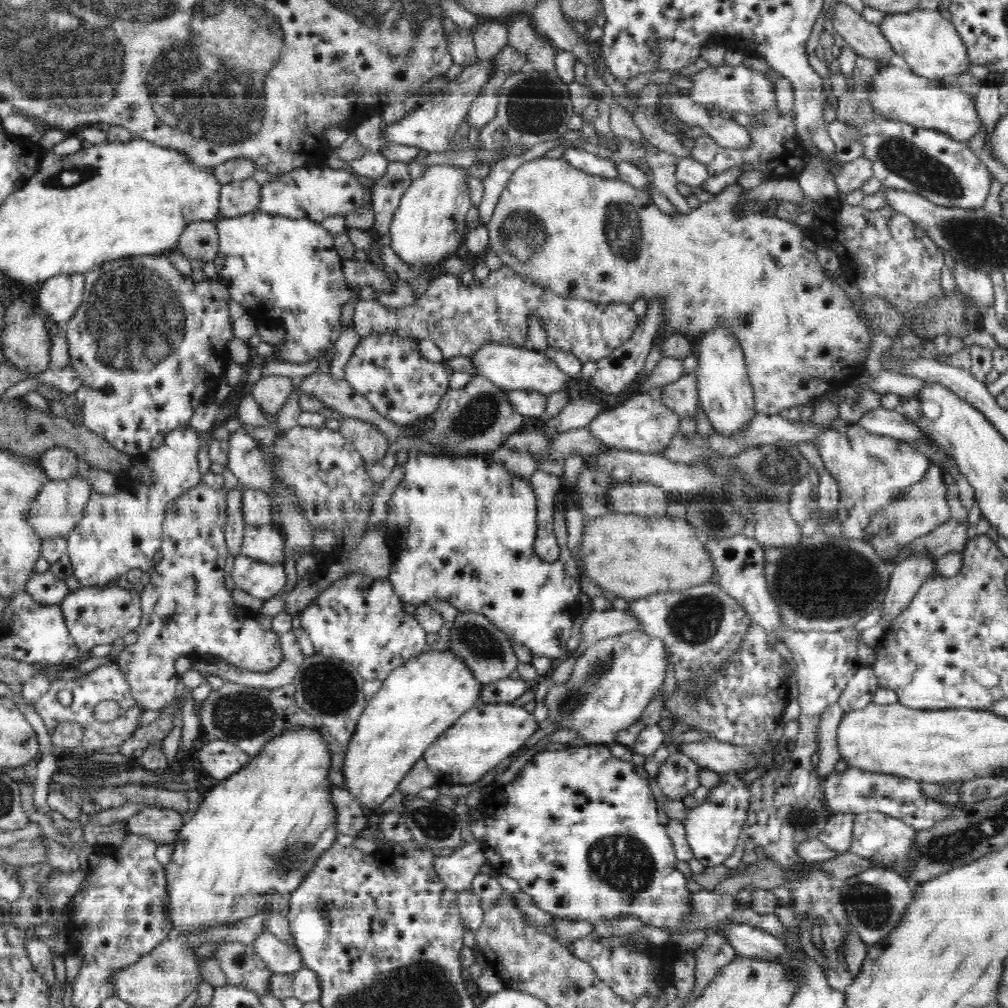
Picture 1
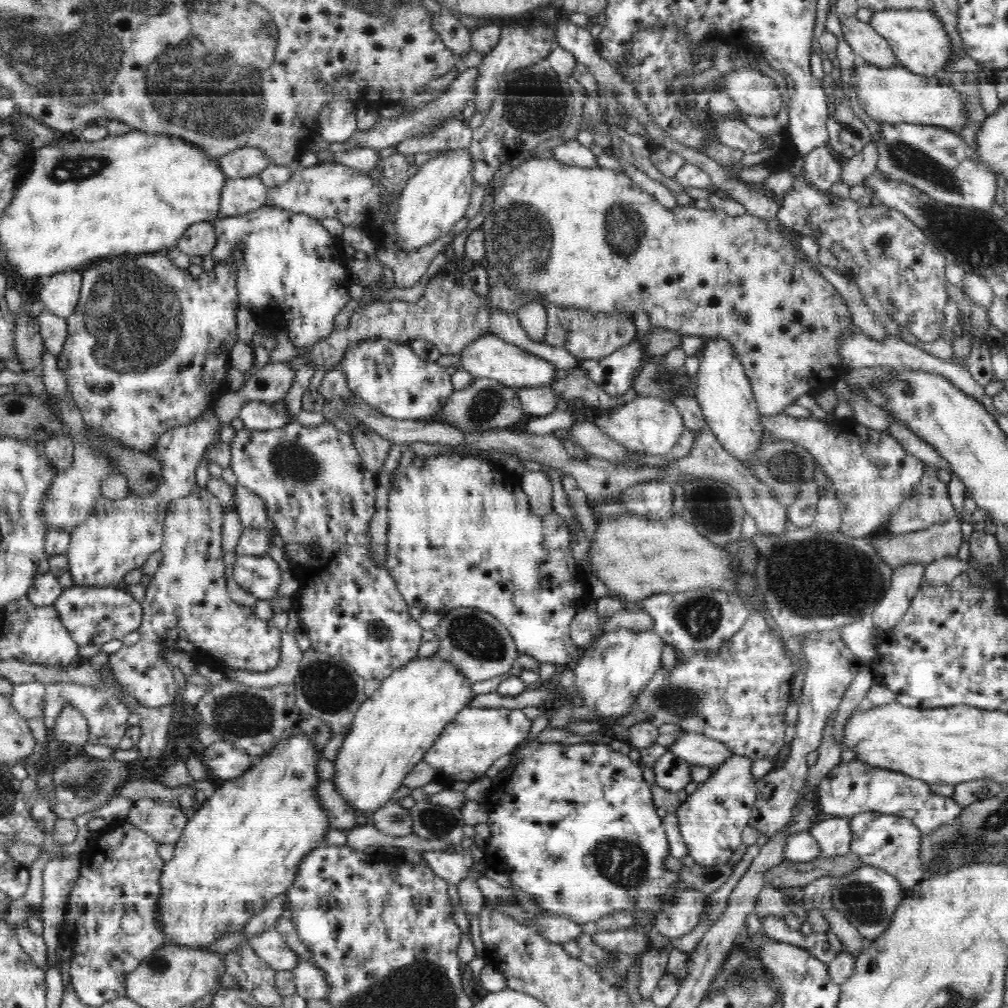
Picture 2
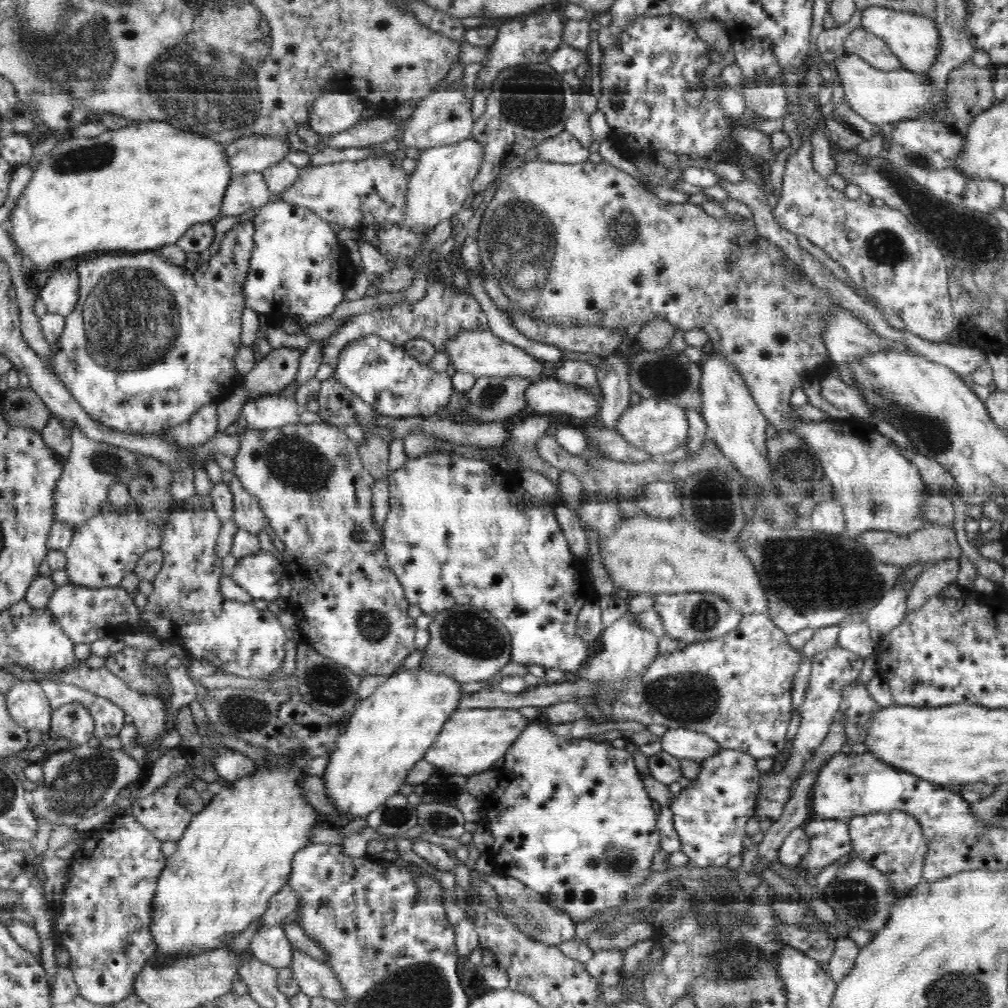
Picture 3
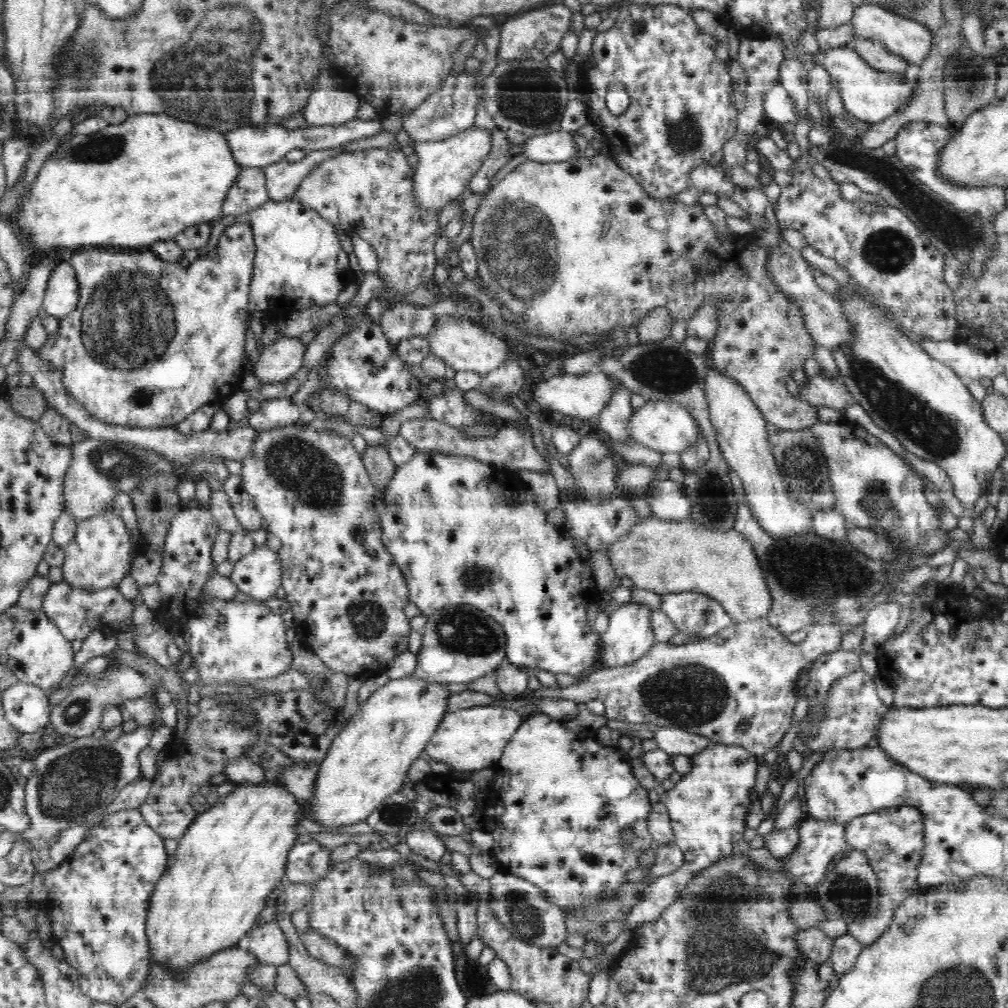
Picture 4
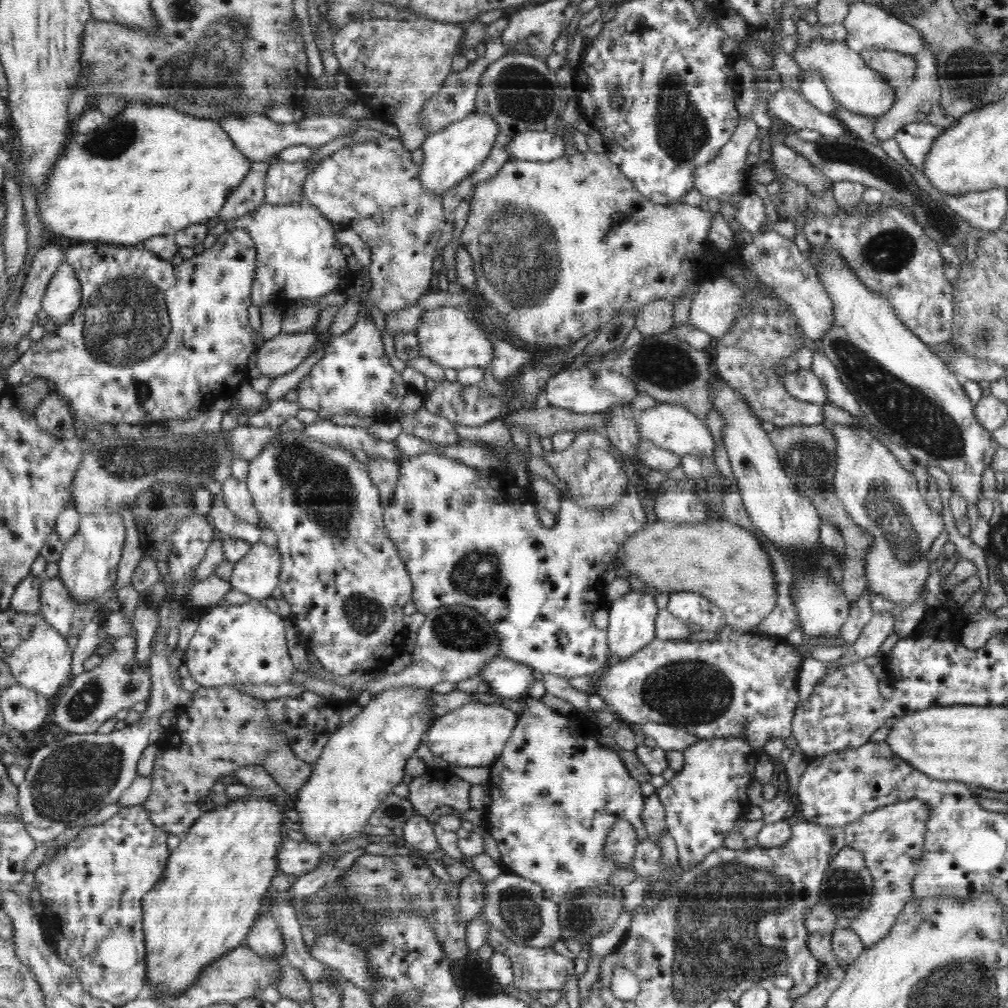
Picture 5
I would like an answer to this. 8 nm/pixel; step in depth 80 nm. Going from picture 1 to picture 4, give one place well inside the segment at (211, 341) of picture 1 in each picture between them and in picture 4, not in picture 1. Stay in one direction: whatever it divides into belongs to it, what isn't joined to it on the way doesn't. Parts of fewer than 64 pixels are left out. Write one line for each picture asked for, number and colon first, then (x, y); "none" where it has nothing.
2: (147, 349)
3: (115, 356)
4: (111, 351)

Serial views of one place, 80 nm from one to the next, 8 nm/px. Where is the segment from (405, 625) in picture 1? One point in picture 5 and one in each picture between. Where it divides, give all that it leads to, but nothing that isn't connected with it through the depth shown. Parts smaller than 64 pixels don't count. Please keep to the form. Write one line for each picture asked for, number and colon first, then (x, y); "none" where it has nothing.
2: (317, 493)
3: (317, 496)
4: (348, 595)
5: (342, 575)

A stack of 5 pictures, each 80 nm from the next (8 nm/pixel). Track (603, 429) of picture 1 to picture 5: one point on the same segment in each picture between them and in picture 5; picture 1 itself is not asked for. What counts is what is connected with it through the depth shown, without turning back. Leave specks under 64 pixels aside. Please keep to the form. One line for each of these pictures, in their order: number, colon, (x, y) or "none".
2: (649, 425)
3: (657, 427)
4: (665, 426)
5: (670, 426)

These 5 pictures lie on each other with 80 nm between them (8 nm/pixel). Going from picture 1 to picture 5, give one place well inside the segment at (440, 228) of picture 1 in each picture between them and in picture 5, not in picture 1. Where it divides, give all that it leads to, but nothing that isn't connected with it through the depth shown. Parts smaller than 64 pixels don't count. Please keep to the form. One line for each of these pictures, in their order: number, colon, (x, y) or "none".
2: (437, 196)
3: (441, 184)
4: (445, 167)
5: (449, 155)

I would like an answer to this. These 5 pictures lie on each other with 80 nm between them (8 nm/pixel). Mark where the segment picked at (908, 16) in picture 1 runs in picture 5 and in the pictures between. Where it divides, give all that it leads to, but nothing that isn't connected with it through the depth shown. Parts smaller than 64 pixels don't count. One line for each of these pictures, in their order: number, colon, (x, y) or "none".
2: (921, 44)
3: (914, 39)
4: (910, 40)
5: (868, 26)

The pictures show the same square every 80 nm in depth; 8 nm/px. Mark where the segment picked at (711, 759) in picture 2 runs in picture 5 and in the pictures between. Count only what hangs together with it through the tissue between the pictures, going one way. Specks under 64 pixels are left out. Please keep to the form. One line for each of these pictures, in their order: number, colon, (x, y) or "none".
3: (682, 743)
4: (675, 740)
5: (668, 737)

